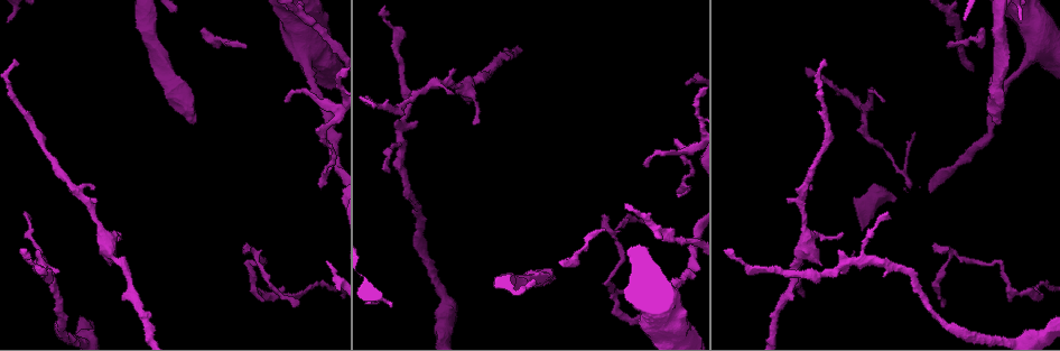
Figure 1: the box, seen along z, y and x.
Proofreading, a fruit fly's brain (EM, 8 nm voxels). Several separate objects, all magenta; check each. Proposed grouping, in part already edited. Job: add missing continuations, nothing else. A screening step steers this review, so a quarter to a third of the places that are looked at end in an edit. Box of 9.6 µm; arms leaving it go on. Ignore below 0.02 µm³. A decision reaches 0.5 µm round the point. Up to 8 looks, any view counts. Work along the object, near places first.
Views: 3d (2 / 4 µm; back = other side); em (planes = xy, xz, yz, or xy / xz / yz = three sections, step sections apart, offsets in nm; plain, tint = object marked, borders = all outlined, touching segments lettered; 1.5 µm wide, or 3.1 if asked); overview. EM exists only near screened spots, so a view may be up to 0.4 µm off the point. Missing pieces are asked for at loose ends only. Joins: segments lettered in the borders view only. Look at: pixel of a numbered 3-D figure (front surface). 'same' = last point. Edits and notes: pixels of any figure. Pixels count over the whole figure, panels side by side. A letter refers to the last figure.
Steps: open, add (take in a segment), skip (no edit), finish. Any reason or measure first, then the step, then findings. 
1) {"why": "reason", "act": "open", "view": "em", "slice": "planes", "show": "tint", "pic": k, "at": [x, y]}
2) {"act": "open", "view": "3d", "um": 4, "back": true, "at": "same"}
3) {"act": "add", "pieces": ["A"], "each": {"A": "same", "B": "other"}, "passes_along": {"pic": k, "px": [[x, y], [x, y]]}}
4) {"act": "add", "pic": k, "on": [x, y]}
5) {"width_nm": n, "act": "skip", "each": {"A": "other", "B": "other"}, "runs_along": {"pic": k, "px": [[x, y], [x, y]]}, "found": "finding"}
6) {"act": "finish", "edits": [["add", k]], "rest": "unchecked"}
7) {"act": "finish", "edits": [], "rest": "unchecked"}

{"why": "tapers out", "act": "open", "view": "3d", "um": 2, "back": true, "pic": 1, "at": [319, 186]}

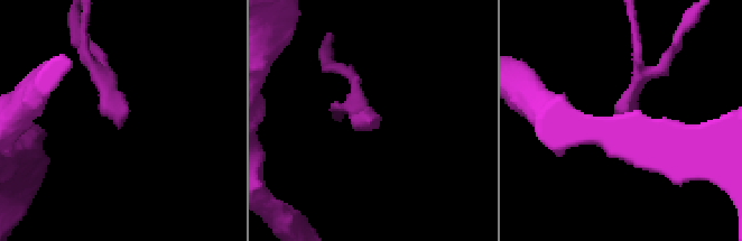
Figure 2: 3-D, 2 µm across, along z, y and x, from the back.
{"why": "now the EM", "act": "open", "view": "em", "slice": "yz", "step": 8, "show": "tint", "pic": 2, "at": [372, 122]}

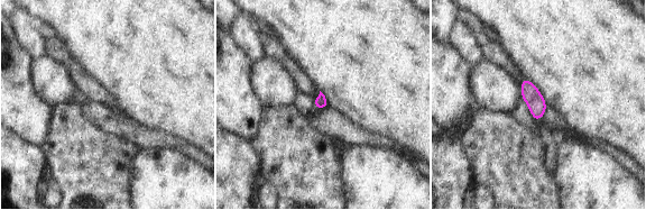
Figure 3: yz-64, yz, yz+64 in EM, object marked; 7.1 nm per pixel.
{"why": "cut it another way", "act": "open", "view": "em", "slice": "planes", "show": "borders", "at": "same"}

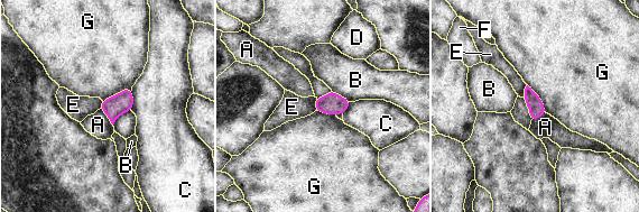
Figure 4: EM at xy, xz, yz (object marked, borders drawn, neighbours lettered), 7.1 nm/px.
{"act": "skip", "each": {"A": "other", "B": "other", "C": "other", "D": "other", "E": "other", "F": "other", "G": "other"}, "border": {"pic": 4, "px": [[527, 84], [539, 98], [546, 112]]}, "found": "none of them fits"}

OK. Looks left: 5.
{"why": "stops while still wide", "act": "open", "view": "3d", "um": 2, "pic": 1, "at": [1000, 123]}

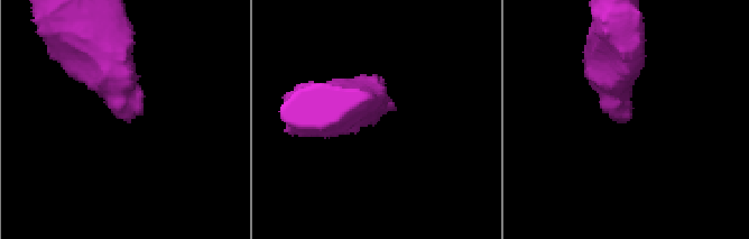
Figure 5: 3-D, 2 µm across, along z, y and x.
{"act": "open", "view": "em", "slice": "planes", "show": "borders", "pic": 5, "at": [130, 119]}

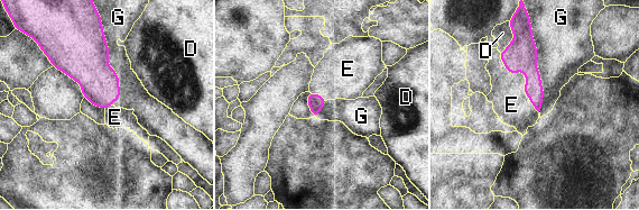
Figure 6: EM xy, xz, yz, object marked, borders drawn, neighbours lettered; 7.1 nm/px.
{"act": "add", "pieces": ["E"], "each": {"D": "other", "E": "same", "G": "other"}, "passes_along": {"pic": 6, "px": [[521, 53], [525, 75], [511, 104]]}, "found": "the neuron continues"}

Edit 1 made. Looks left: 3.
{"act": "finish", "edits": [["add", 6]], "rest": "unchecked"}

